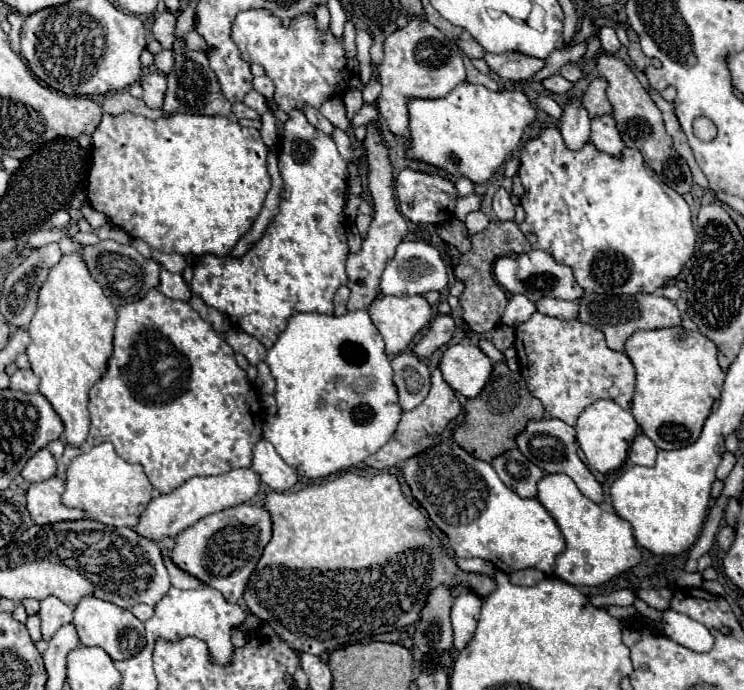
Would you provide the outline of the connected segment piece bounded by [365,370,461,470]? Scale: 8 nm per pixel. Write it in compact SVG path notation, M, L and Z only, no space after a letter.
M433 370L431 374L431 390L429 390L429 396L413 410L409 412L403 412L401 416L401 422L395 430L395 436L381 448L377 450L375 454L371 454L367 460L365 460L365 466L367 468L373 468L373 470L387 470L387 468L393 468L393 466L399 466L403 464L407 458L435 446L441 442L441 432L445 430L445 426L457 418L457 414L461 412L461 404L455 396L455 392L447 386L447 382L441 378L441 372L439 370Z

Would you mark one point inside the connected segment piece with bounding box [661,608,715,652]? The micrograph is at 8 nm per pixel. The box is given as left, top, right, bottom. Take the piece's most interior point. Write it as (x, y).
(689, 633)

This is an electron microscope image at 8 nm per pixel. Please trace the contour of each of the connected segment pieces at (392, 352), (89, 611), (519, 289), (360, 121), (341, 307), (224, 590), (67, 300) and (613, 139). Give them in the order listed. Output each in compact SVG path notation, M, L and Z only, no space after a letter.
M383 296L369 306L369 316L385 340L387 356L397 356L433 314L423 296Z
M85 596L75 606L73 626L77 628L79 640L83 646L99 646L103 648L113 660L127 660L139 654L145 646L145 628L139 618L135 618L129 610L119 608L111 602L103 602L95 596Z
M531 250L521 256L501 256L493 264L493 276L497 284L501 284L509 294L523 294L529 300L537 302L539 298L561 298L561 300L577 300L583 296L583 288L573 280L573 272L567 266L561 266L541 250Z
M363 106L363 108L355 114L355 118L351 120L351 126L353 126L353 128L363 126L365 122L373 120L373 114L377 114L377 108L375 108L375 106Z
M339 288L335 294L335 316L343 316L347 312L347 298L349 298L349 288Z
M239 504L215 514L201 518L191 528L183 530L173 538L173 548L169 550L171 562L193 578L201 580L203 586L219 590L229 604L237 604L243 596L249 574L253 572L263 548L271 538L269 512L261 506Z
M81 250L63 254L59 264L49 268L49 276L39 290L37 310L29 324L31 344L27 356L31 370L41 378L39 392L51 402L65 424L69 444L81 446L89 432L87 392L103 376L113 350L115 308L89 276Z
M599 116L591 120L591 144L611 156L621 156L623 140L619 136L619 130L615 126L613 116Z

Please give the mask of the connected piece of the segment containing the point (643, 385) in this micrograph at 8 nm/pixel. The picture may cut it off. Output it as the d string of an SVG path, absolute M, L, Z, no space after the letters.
M677 326L635 332L623 352L637 372L631 414L641 430L661 450L693 444L725 382L725 372L717 364L717 346L699 332Z

